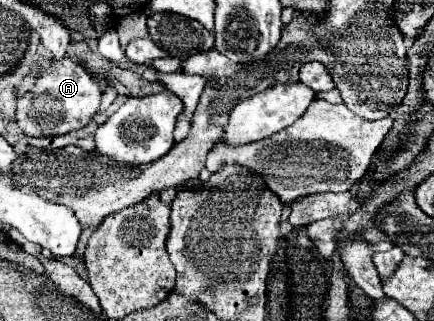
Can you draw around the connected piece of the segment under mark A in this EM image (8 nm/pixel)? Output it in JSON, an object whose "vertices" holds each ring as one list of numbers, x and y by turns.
{"vertices":[[73,59,53,61,37,79,35,89,25,93,17,103,17,125,29,137,63,135,83,129,101,105,101,89,95,79]]}

